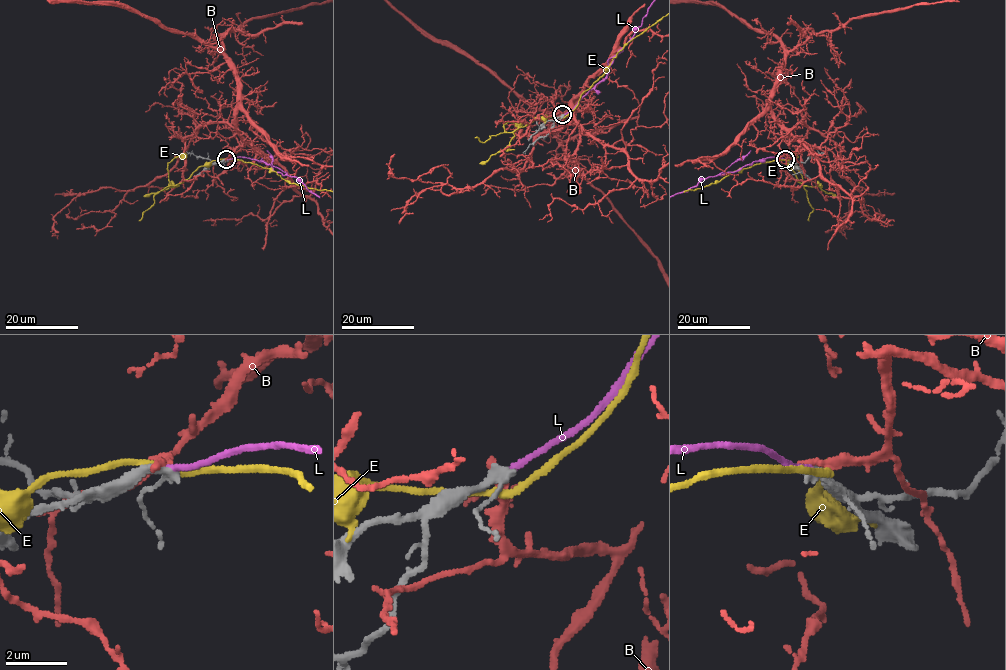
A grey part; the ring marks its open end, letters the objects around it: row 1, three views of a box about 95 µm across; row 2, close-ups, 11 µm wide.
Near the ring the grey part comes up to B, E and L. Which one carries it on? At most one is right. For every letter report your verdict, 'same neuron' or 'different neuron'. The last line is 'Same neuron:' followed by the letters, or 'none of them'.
B: different neuron
E: different neuron
L: different neuron
Same neuron: none of them

